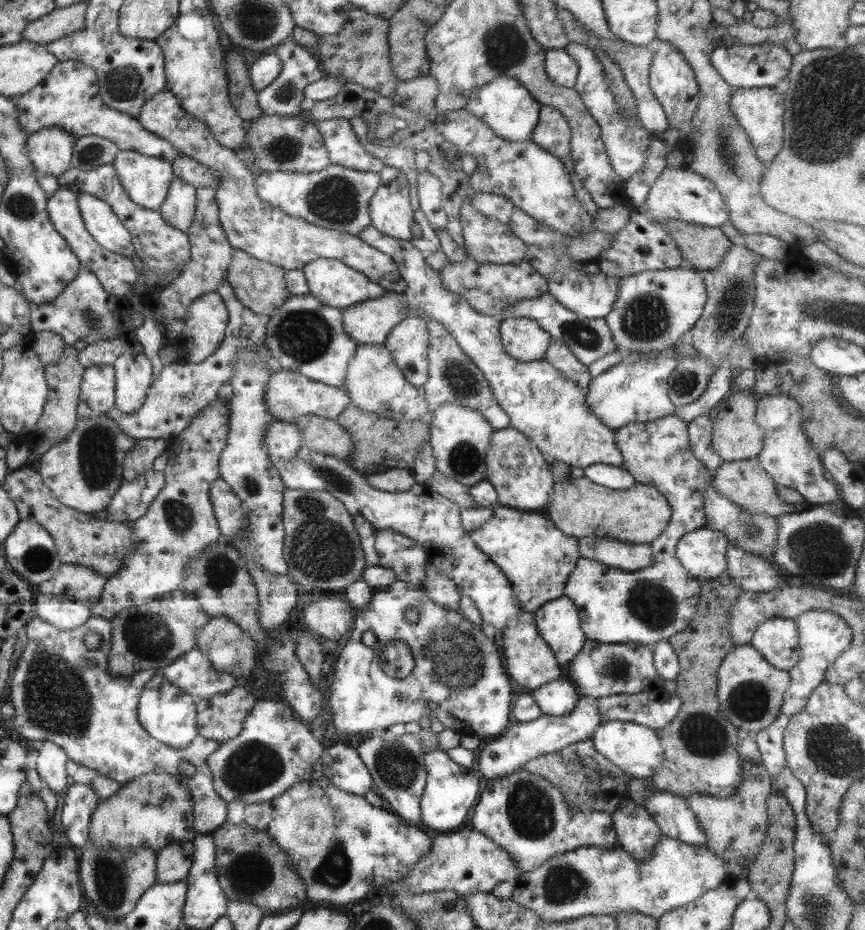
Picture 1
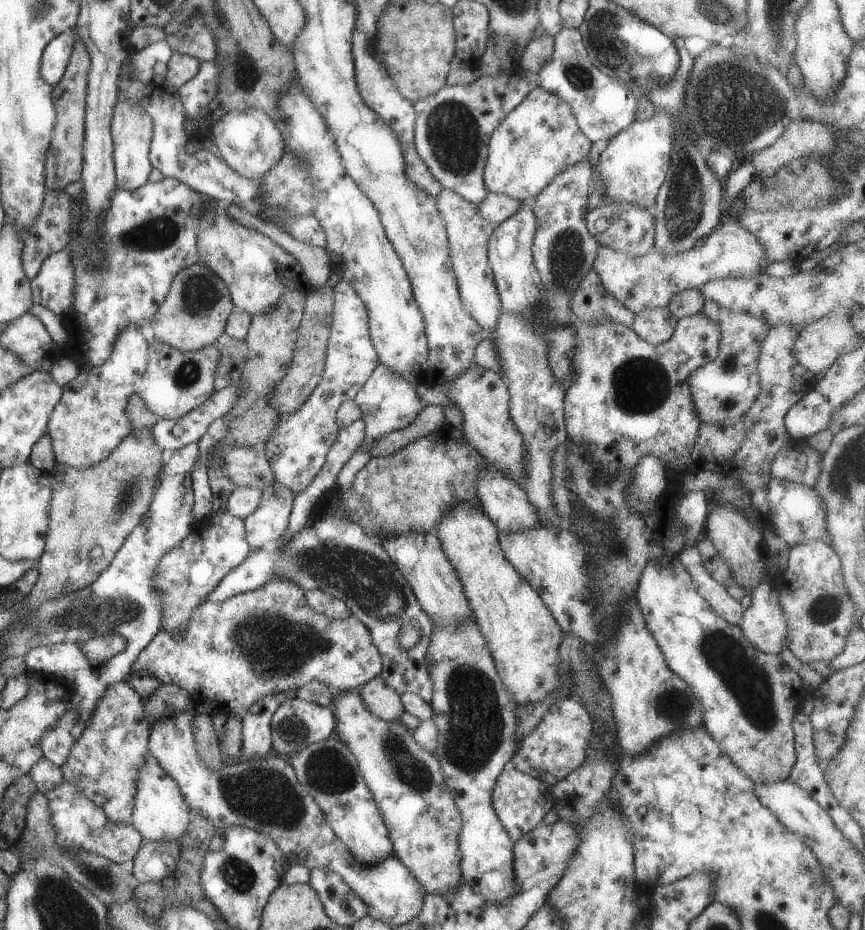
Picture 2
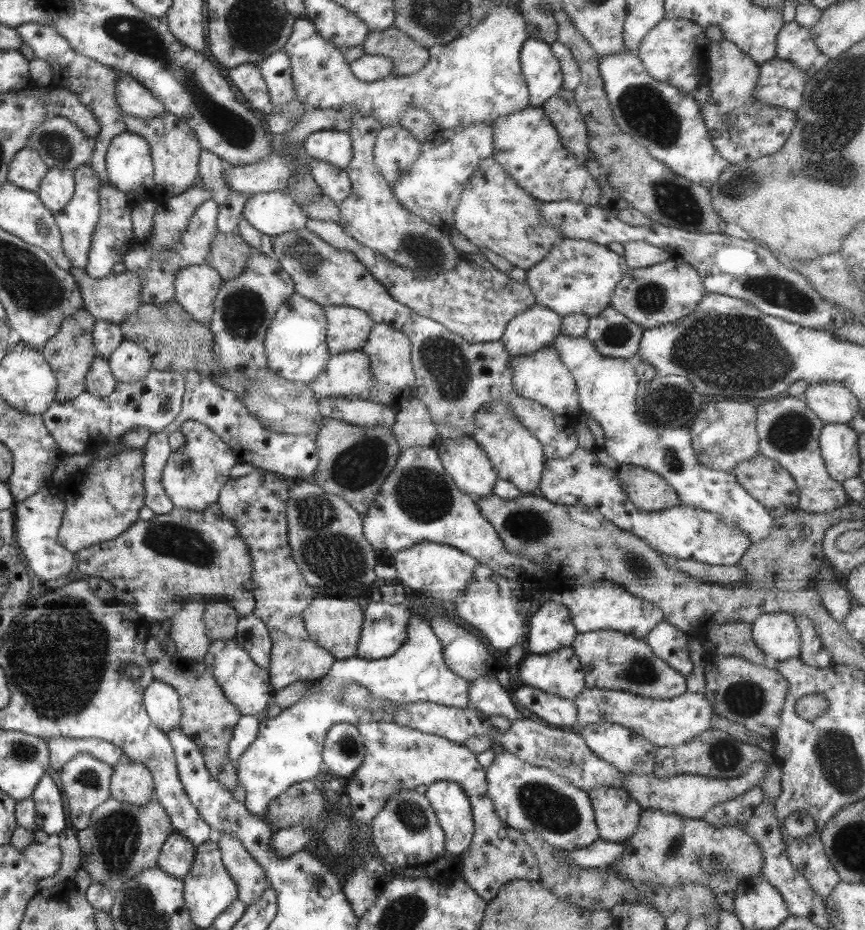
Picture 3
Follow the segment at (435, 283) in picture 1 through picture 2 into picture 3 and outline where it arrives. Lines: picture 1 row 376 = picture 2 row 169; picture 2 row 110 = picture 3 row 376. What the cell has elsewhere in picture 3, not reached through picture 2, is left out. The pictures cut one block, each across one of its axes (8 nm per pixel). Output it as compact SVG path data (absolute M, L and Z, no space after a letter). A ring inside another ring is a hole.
M549 346L536 351L523 356L511 357L509 369L511 369L510 379L512 380L513 390L517 393L517 396L533 400L553 414L566 417L573 422L571 418L578 416L578 412L580 412L574 378L560 363L559 356L555 356L557 352L553 352L553 347Z

